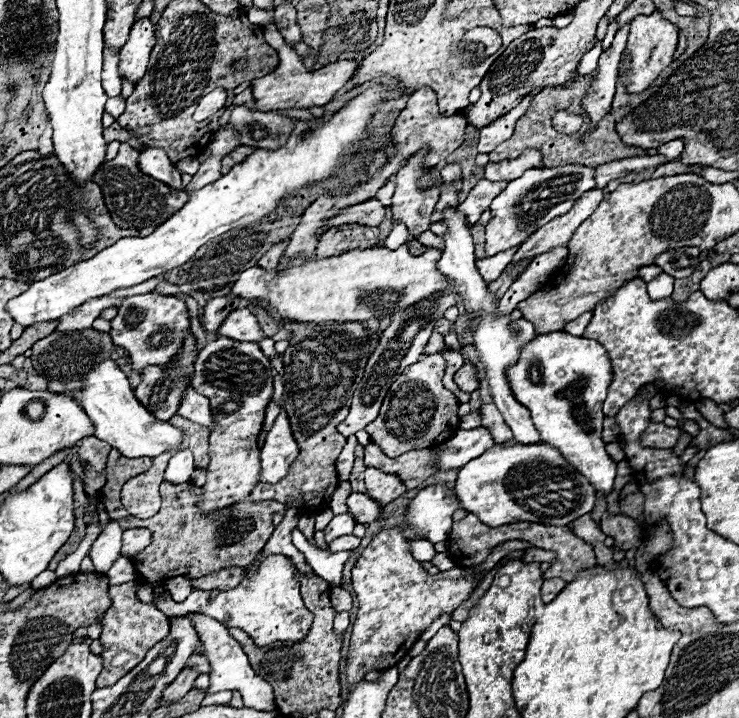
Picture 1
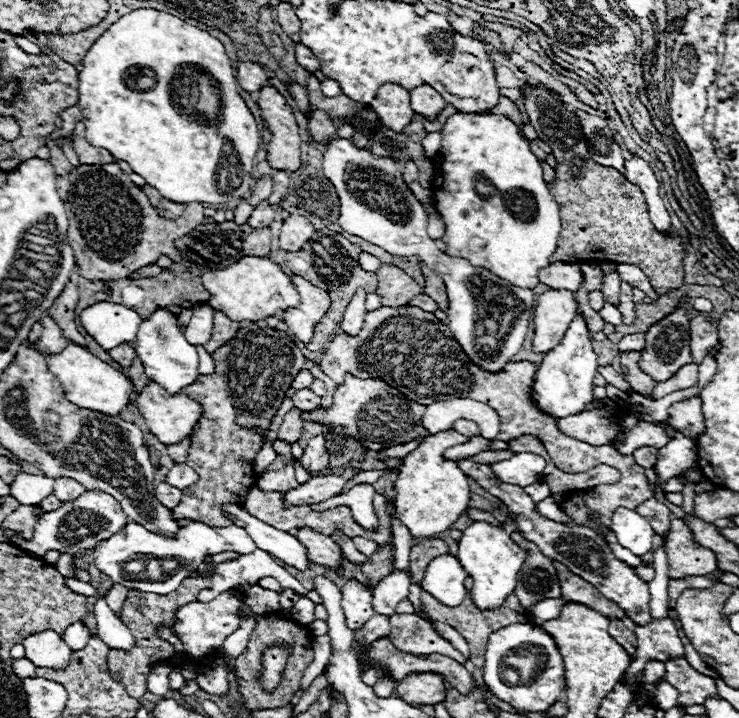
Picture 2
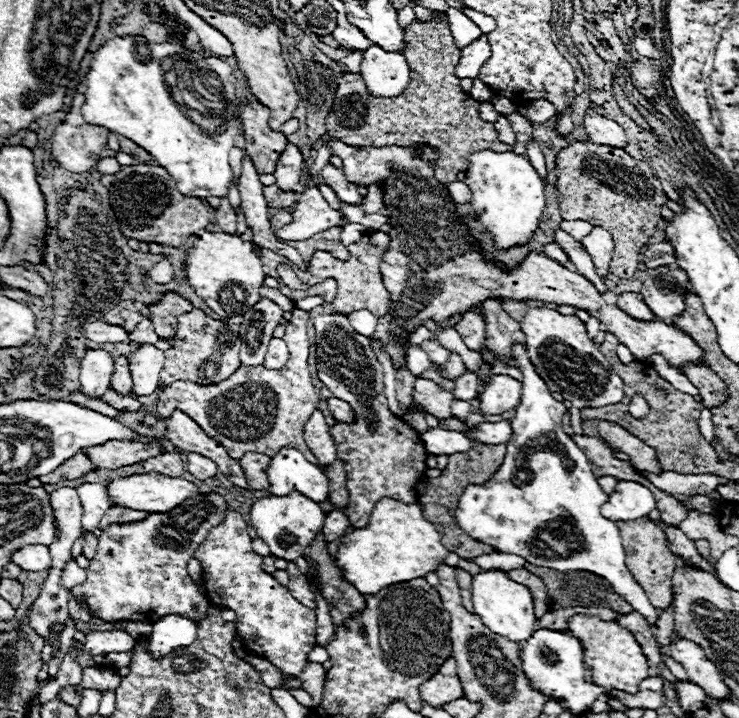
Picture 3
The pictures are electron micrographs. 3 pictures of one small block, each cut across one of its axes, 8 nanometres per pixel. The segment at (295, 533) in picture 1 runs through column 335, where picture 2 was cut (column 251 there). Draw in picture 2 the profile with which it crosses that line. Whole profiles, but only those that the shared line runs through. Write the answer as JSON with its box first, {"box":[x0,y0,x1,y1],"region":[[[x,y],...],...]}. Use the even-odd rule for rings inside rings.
{"box":[197,550,308,602],"region":[[[254,550],[252,554],[240,556],[240,560],[236,562],[230,560],[230,562],[218,564],[218,570],[212,576],[210,588],[202,590],[197,601],[209,602],[228,588],[240,588],[242,592],[246,592],[264,576],[276,578],[282,588],[292,588],[300,596],[308,594],[308,590],[296,578],[292,578],[282,566],[278,566],[272,556],[268,556],[264,550]]]}

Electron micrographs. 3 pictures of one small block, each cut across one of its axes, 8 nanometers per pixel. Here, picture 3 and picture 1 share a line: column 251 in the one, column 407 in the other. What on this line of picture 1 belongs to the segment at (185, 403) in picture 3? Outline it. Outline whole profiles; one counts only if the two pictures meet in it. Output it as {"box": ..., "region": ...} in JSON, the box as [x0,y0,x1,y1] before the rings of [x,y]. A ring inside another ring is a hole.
{"box":[366,354,460,458],"region":[[[432,354],[408,366],[390,386],[378,418],[366,428],[370,440],[376,442],[386,456],[396,458],[410,450],[438,446],[458,430],[460,424],[458,400],[452,392],[448,392],[442,386],[442,376],[444,376],[444,358],[442,354]]]}

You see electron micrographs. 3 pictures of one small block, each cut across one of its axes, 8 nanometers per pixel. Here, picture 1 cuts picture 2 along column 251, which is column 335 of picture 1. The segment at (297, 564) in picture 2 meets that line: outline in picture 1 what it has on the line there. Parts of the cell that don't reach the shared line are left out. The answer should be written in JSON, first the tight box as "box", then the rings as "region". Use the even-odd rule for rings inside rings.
{"box":[324,512,356,540],"region":[[[344,512],[344,514],[336,514],[336,516],[330,520],[330,524],[326,526],[324,532],[326,532],[326,538],[332,540],[332,538],[336,538],[336,536],[350,534],[350,532],[354,530],[354,526],[356,526],[354,516],[352,516],[350,512]]]}

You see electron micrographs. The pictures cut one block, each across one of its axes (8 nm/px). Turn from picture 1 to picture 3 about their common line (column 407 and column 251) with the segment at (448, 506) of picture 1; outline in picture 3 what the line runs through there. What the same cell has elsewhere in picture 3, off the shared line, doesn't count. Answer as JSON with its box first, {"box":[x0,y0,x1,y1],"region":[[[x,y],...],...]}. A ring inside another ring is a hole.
{"box":[250,492,326,562],"region":[[[298,492],[292,496],[268,496],[258,500],[250,512],[250,524],[254,526],[258,538],[270,546],[270,554],[288,562],[294,562],[304,554],[304,548],[316,538],[316,532],[322,530],[326,514],[320,506],[308,498],[302,498]]]}

